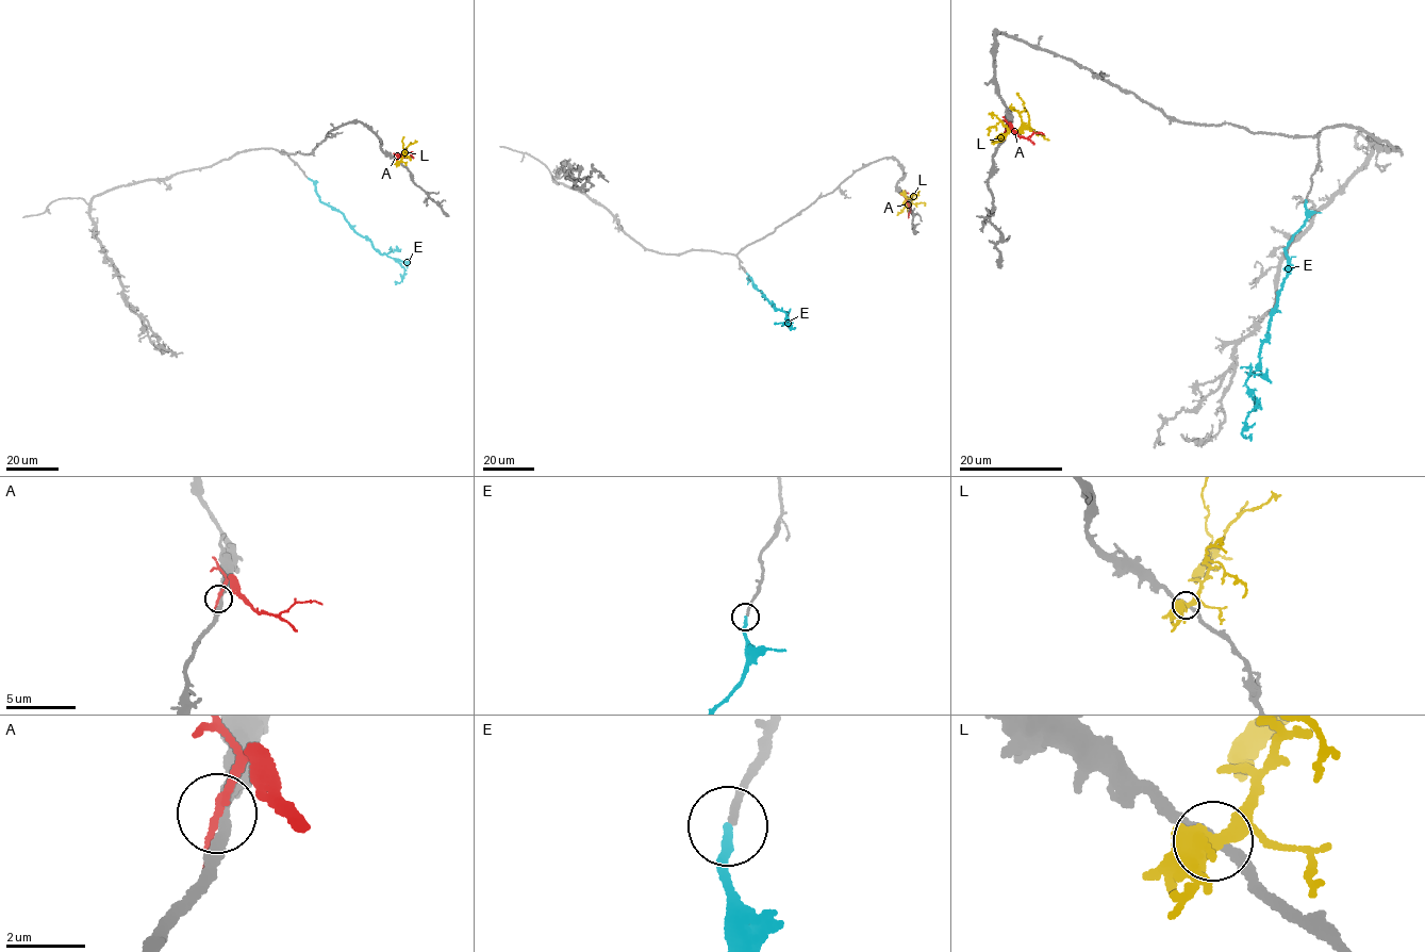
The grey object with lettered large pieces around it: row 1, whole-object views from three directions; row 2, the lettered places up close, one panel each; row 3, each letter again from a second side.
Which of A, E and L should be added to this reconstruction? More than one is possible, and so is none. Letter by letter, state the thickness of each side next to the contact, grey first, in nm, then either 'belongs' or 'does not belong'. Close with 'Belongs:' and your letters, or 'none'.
A: 280 nm thick on the grey side, 190 nm on the other; does not belong
E: 180 nm thick on the grey side, 200 nm on the other; belongs
L: 280 nm thick on the grey side, 440 nm on the other; does not belong
Belongs: E

